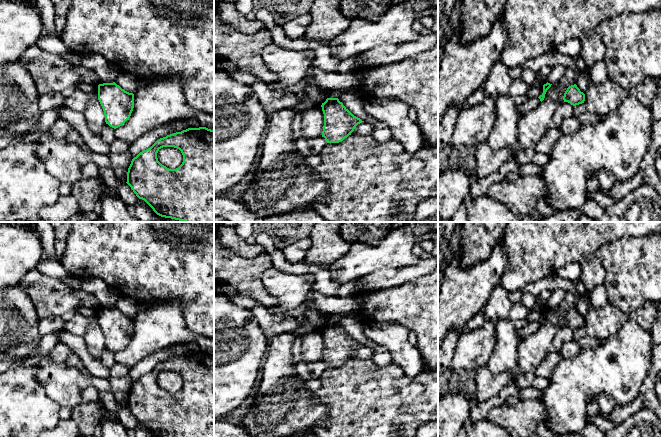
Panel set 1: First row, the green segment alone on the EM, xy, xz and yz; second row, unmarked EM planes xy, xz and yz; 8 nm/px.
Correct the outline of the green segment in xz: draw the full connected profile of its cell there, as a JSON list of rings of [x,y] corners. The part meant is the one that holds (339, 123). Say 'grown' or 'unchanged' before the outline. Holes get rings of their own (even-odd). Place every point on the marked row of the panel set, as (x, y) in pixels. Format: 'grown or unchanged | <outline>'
unchanged | [[[327,98],[321,105],[324,114],[324,126],[322,137],[327,143],[339,143],[347,138],[354,131],[355,127],[364,122],[360,118],[354,116],[338,98]]]

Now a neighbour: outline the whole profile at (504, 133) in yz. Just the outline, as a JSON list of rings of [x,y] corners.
[[[509,94],[496,95],[495,108],[497,116],[486,143],[494,151],[501,151],[507,147],[515,150],[518,143],[520,117],[514,98]]]

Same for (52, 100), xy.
[[[51,92],[40,96],[38,105],[41,111],[59,108],[63,105],[65,97],[59,92]]]

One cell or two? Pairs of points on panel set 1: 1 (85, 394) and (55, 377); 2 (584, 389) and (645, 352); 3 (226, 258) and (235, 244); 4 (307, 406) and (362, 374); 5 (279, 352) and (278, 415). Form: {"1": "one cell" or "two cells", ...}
{"1": "one cell", "2": "one cell", "3": "two cells", "4": "two cells", "5": "one cell"}

